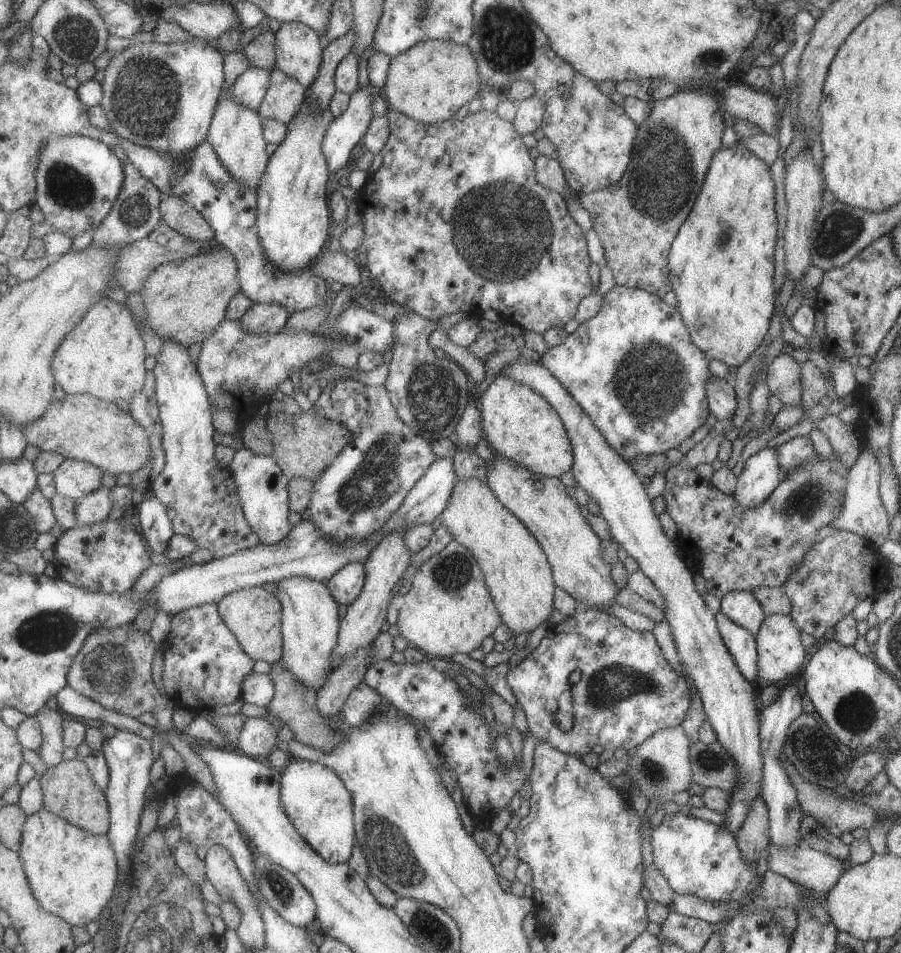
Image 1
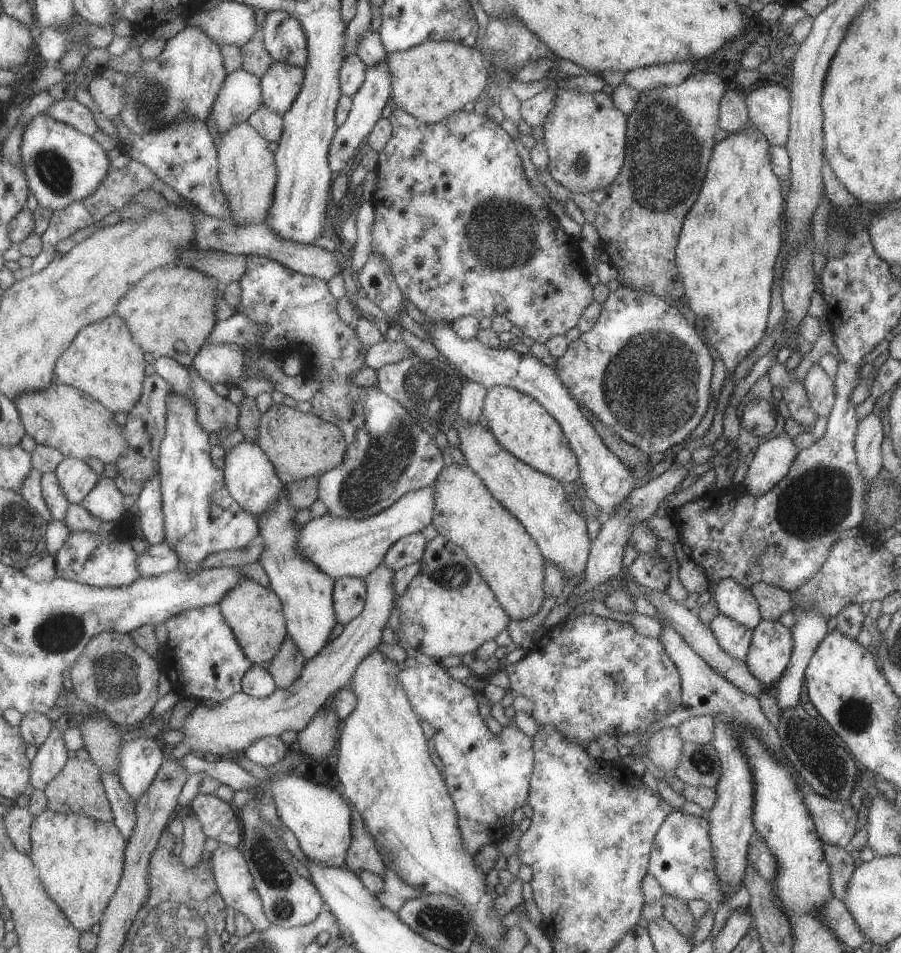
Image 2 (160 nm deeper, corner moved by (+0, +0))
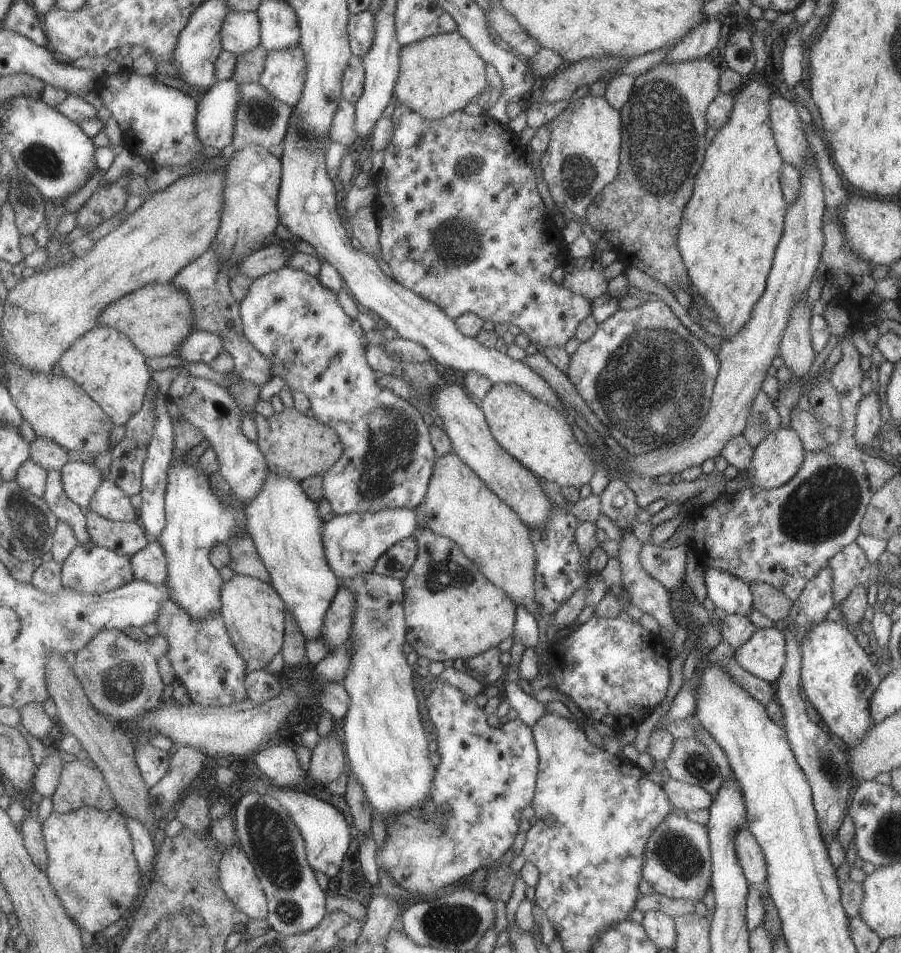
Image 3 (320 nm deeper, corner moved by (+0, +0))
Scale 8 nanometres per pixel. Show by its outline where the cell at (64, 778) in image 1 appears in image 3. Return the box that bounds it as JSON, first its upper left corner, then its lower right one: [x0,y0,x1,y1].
[52,760,118,813]

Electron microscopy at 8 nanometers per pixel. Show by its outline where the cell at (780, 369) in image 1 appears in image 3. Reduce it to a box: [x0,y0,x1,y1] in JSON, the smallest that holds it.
[789,409,827,453]

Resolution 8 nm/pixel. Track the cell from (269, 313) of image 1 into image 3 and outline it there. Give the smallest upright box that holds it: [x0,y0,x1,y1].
[178,330,224,364]

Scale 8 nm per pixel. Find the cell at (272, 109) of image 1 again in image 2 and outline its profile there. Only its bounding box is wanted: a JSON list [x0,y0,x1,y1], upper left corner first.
[261,59,305,115]

